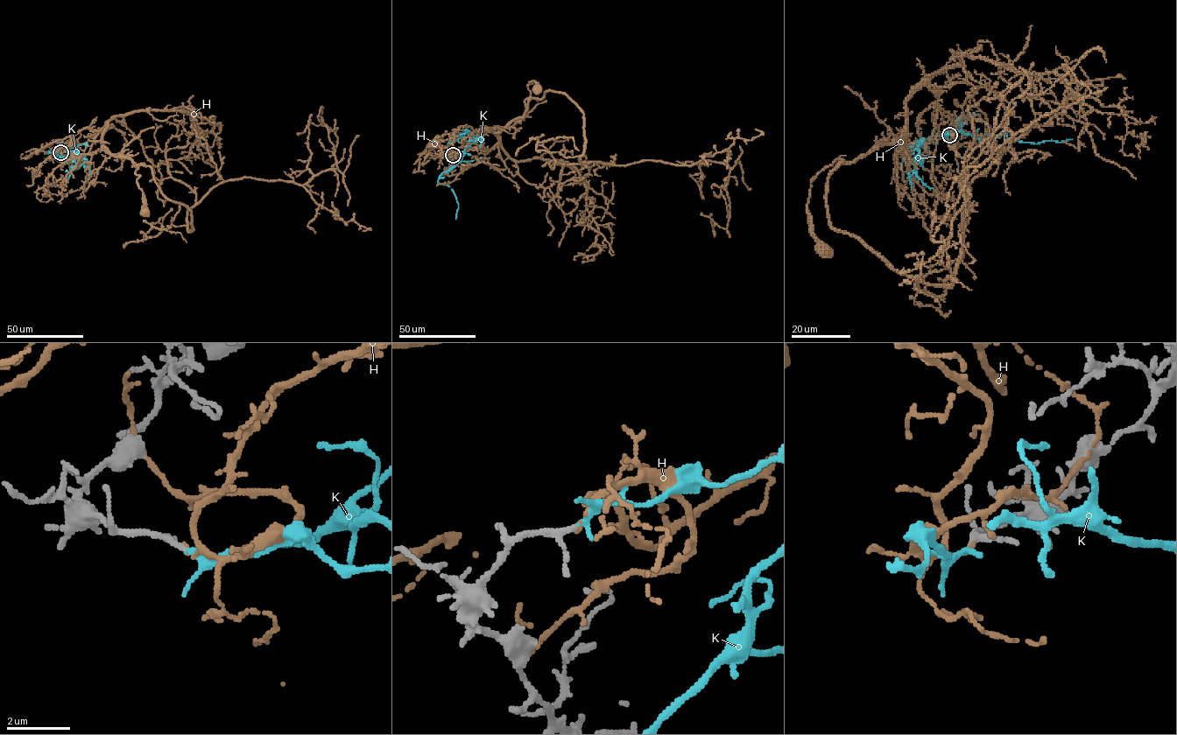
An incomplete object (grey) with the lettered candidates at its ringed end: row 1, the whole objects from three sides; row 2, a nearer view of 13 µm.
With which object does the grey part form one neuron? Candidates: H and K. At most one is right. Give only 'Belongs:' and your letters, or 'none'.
Belongs: K

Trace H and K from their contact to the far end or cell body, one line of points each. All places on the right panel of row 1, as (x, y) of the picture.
H: (949, 134), (939, 89), (922, 86), (893, 143), (821, 171), (806, 209), (826, 251)
K: (949, 134), (944, 136), (954, 132), (998, 136), (1005, 132), (1010, 141), (1038, 143), (1072, 138)

